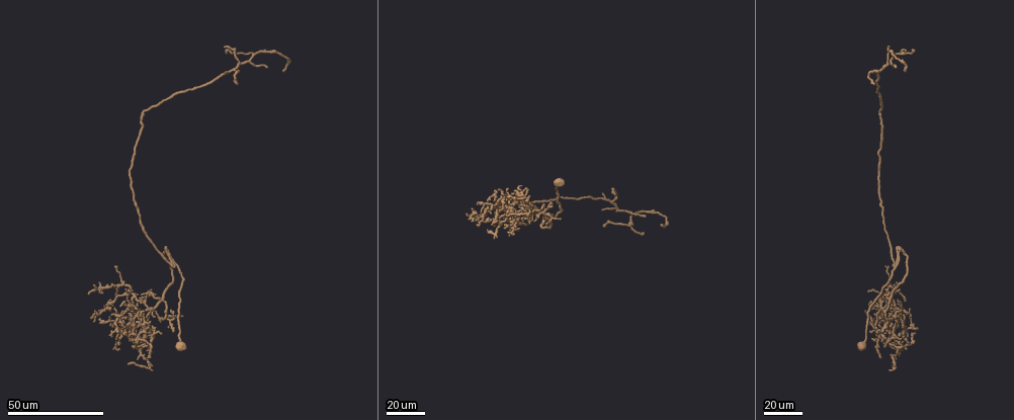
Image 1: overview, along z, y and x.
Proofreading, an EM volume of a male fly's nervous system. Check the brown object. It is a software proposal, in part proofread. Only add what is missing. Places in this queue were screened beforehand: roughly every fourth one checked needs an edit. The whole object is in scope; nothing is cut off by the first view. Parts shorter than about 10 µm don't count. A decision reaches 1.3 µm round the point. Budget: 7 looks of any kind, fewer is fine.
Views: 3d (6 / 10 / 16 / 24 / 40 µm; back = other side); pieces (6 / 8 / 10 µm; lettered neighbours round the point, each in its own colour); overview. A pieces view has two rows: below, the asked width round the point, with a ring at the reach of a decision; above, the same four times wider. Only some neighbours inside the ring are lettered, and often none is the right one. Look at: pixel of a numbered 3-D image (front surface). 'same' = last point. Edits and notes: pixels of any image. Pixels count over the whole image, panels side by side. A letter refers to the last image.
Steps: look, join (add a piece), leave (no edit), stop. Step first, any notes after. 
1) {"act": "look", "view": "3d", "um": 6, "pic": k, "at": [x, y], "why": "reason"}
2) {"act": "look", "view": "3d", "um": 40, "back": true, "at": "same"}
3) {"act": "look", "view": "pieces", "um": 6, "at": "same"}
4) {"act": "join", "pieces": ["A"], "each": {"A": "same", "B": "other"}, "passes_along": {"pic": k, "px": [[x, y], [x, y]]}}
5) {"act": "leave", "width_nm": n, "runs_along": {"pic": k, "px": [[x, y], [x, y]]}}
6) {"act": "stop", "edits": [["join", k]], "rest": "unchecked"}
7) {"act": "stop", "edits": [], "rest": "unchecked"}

{"act": "look", "view": "3d", "um": 40, "pic": 1, "at": [894, 68], "why": "an open end"}

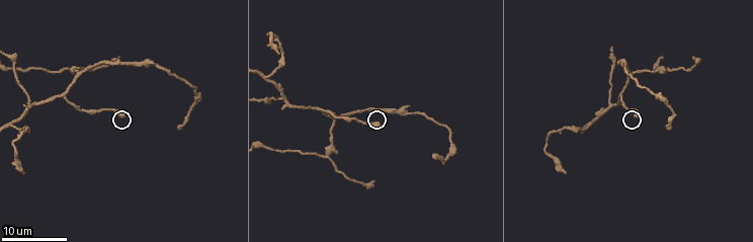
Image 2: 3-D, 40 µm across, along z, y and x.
{"act": "look", "view": "pieces", "um": 8, "pic": 2, "at": [123, 117]}

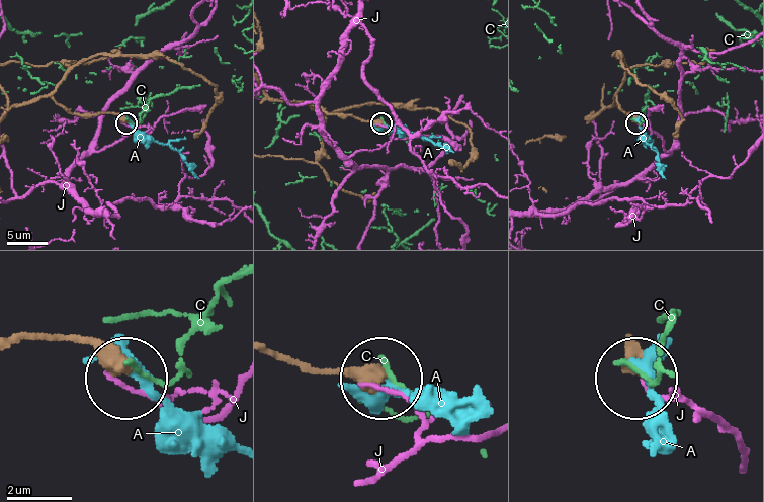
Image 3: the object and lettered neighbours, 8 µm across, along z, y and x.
{"act": "leave", "each": {"A": "other", "C": "other", "J": "other"}, "runs_along": {"pic": 3, "px": [[19, 340], [85, 340], [122, 370]]}, "found": "no lettered piece goes on from it"}

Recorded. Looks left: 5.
{"act": "look", "view": "3d", "um": 40, "pic": 1, "at": [226, 71], "why": "thin end"}

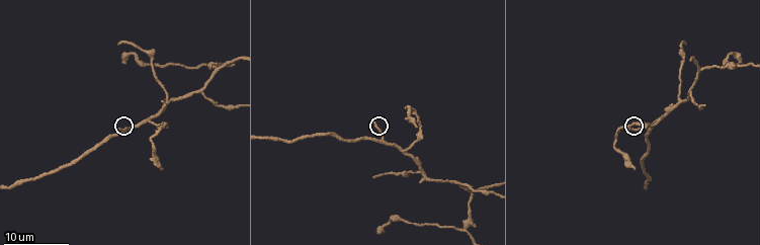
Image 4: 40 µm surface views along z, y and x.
{"act": "look", "view": "pieces", "um": 8, "pic": 4, "at": [633, 129]}

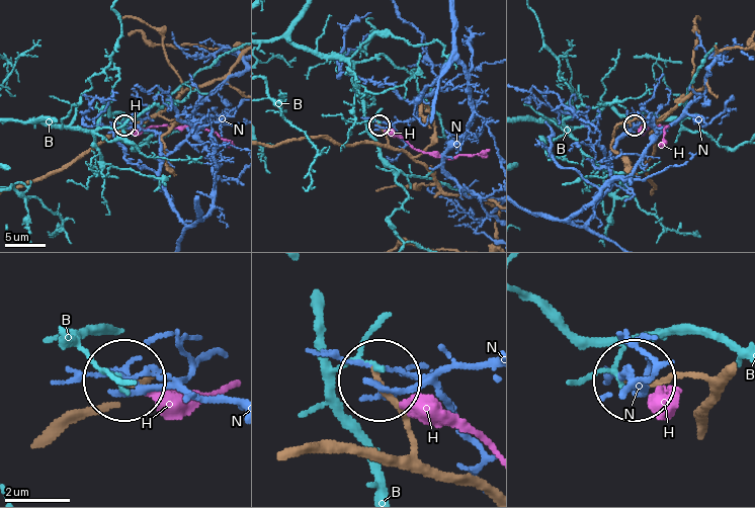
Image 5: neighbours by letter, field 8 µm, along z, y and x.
{"act": "leave", "width_nm": 190, "each": {"B": "other", "H": "other", "N": "other"}, "found": "no lettered piece goes on from it"}

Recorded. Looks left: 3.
{"act": "look", "view": "3d", "um": 16, "pic": 4, "at": [685, 42], "why": "thin end"}

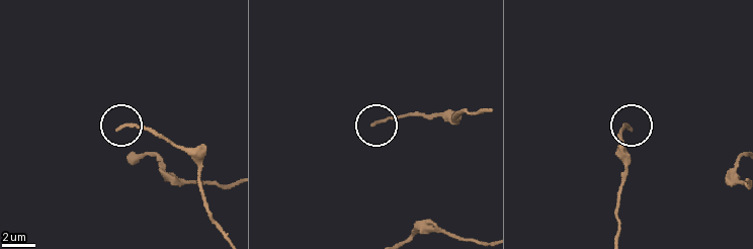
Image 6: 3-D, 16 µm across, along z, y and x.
{"act": "look", "view": "pieces", "um": 6, "pic": 6, "at": [374, 125]}

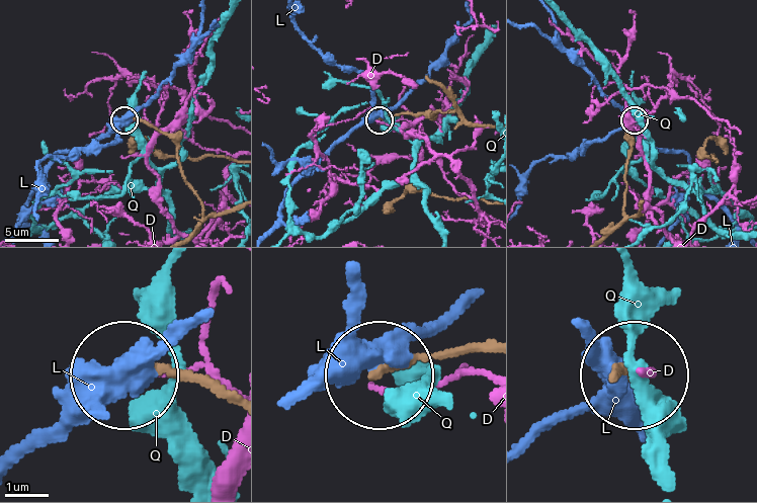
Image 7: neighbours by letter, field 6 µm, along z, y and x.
{"act": "leave", "each": {"D": "other", "L": "other", "Q": "other"}, "runs_along": {"pic": 7, "px": [[487, 347], [410, 358], [382, 376]]}, "found": "no lettered piece goes on from it"}

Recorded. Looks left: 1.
{"act": "stop", "edits": [], "rest": "unchecked"}

